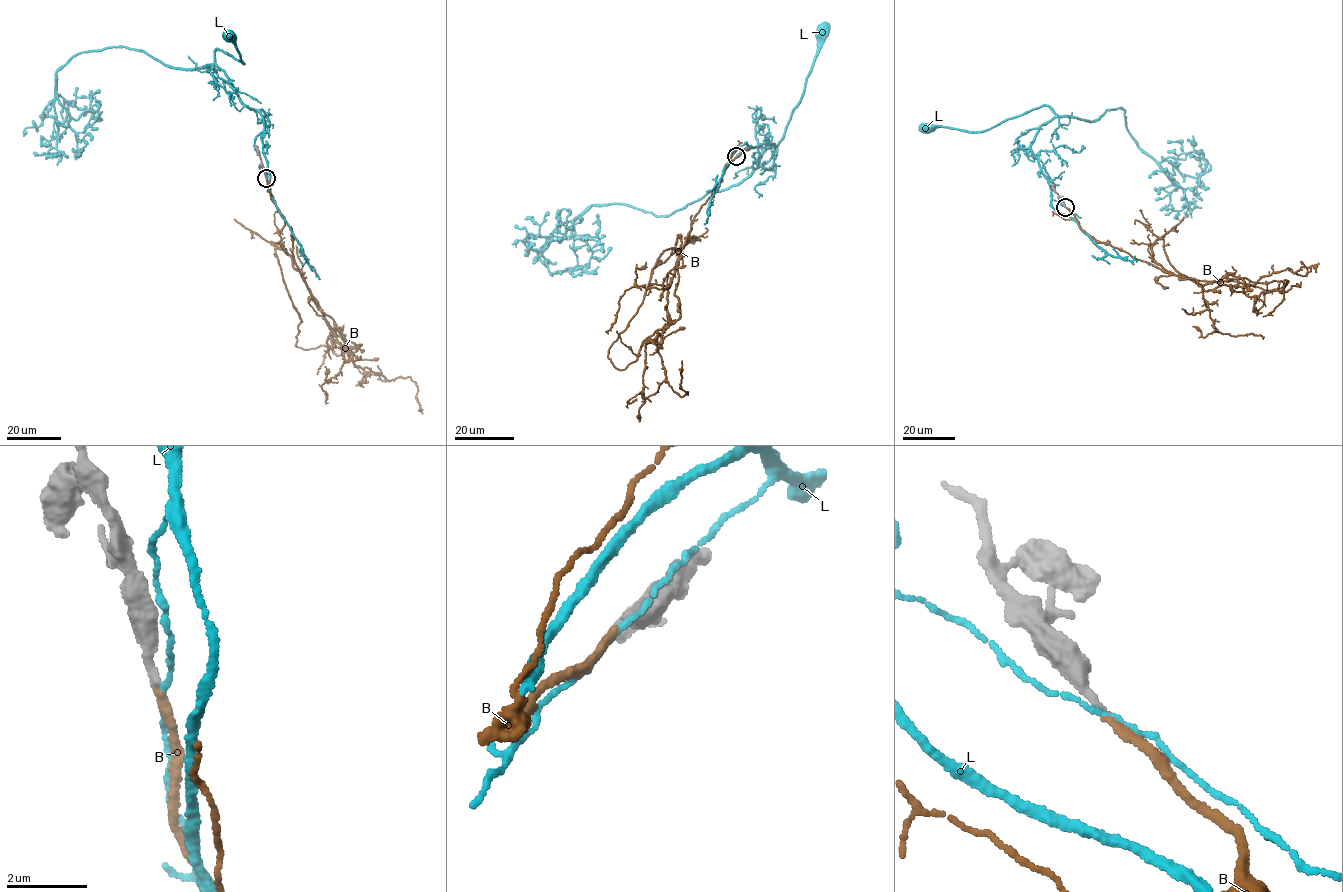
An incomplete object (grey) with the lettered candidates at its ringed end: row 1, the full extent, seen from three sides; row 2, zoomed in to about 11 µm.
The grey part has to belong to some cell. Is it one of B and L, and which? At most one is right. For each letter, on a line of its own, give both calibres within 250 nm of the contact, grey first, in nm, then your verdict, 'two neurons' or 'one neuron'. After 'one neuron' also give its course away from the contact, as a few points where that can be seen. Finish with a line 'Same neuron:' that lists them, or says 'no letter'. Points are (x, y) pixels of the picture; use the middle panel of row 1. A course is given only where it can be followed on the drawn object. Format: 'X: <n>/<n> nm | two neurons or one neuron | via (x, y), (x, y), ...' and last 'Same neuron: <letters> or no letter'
B: 240/220 nm | one neuron | via (735, 157), (694, 218), (667, 289), (668, 323), (656, 333), (665, 378), (681, 397), (681, 361)
L: 240/100 nm | two neurons
Same neuron: B

